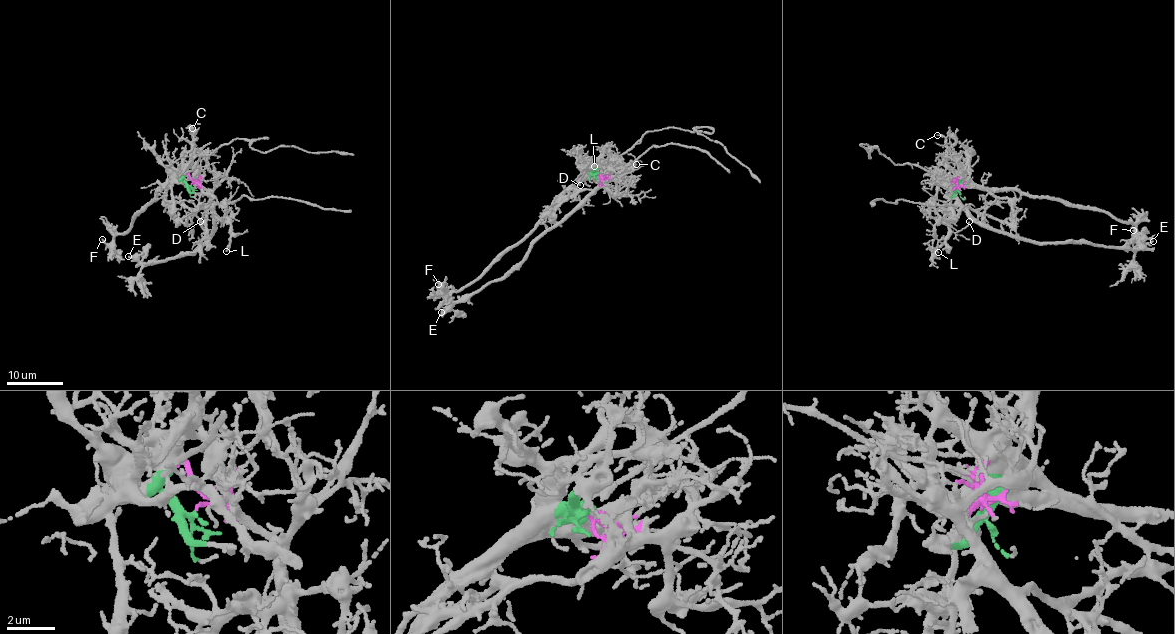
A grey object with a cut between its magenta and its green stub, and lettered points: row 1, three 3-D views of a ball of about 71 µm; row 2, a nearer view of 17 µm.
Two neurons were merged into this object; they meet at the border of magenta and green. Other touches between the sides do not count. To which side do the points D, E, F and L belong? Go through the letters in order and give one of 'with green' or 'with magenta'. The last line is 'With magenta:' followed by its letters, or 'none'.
D: with magenta
E: with magenta
F: with green
L: with magenta
With magenta: D, E, L

